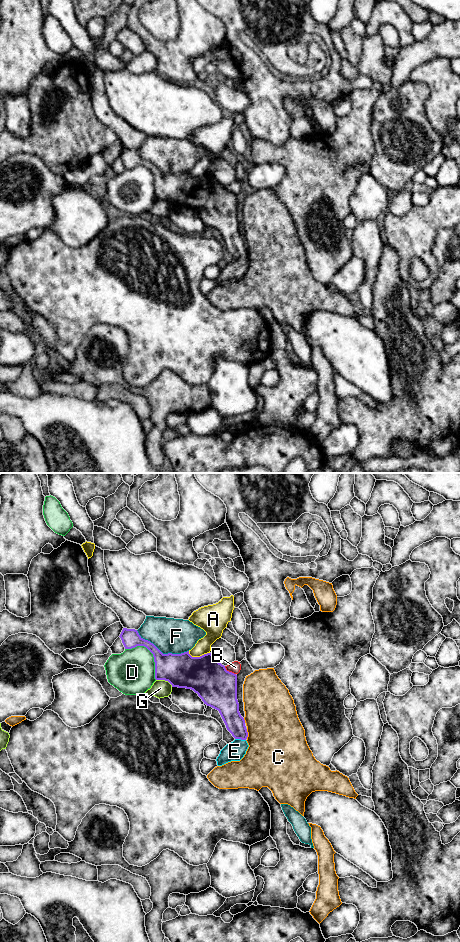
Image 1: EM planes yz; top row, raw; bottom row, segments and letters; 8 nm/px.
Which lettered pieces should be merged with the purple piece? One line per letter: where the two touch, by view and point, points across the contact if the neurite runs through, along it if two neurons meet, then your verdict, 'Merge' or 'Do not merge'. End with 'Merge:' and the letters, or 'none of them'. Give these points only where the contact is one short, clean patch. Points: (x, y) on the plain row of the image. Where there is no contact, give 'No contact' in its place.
A: Touches purple at yz (198, 177). Boundary: yz (188, 171), (192, 176), (201, 176), (209, 172). Do not merge
B: Touches purple at yz (228, 191). Boundary: yz (224, 186), (235, 194). Do not merge
C: Touches purple at yz (247, 254). Do not merge
D: Touches purple at yz (151, 172). Do not merge
E: Touches purple at yz (240, 258). Path across: yz (229, 229), (240, 258), (240, 265), (234, 271). Merge
F: Touches purple at yz (161, 172). Do not merge
G: Touches purple at yz (164, 199). Do not merge
Merge: E

